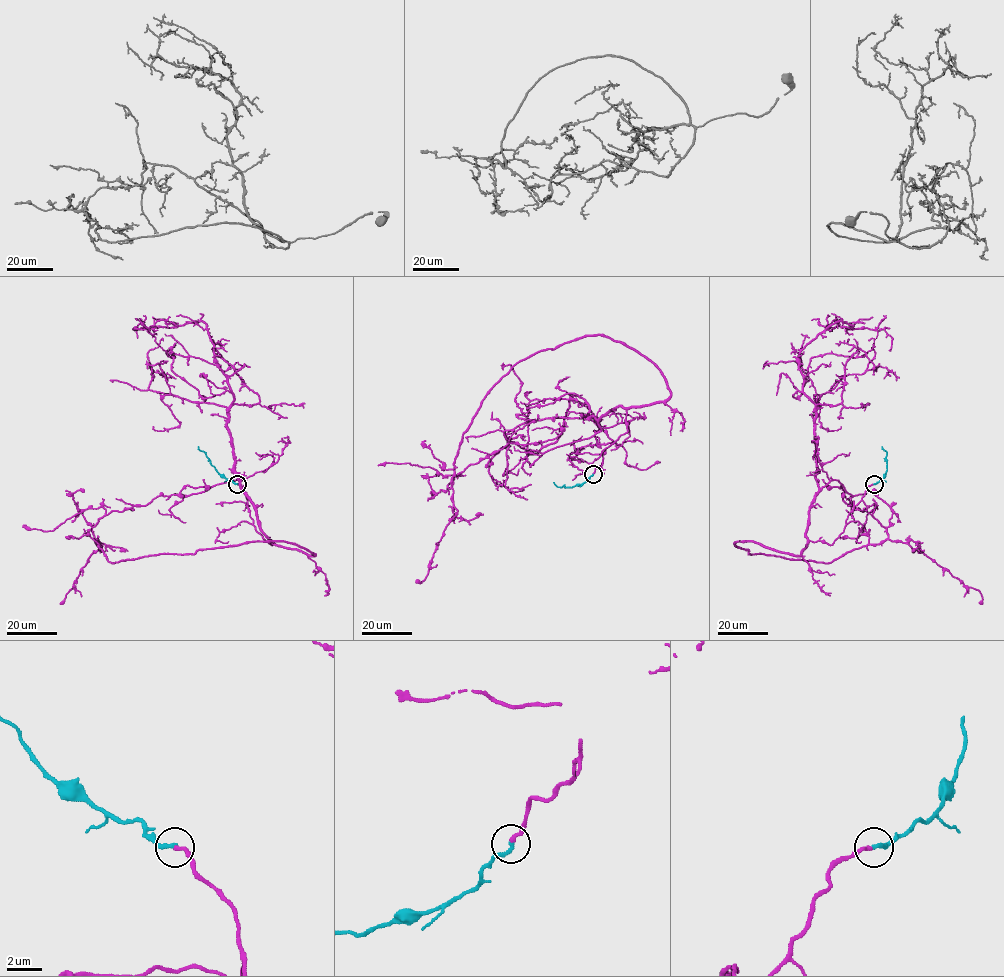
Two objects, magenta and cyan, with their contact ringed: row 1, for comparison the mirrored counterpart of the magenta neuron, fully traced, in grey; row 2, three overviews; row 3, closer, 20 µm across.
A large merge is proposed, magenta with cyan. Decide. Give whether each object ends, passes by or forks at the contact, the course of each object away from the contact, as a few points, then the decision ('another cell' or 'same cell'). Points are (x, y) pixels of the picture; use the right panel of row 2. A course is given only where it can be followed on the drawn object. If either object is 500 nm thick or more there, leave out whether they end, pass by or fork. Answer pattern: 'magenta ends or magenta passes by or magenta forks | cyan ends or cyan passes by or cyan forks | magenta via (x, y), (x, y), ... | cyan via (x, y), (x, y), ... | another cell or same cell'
magenta ends | cyan ends | magenta via (873, 484), (831, 545), (809, 541), (795, 555), (734, 544), (831, 562), (888, 537), (822, 479) | cyan via (873, 484), (884, 478), (887, 470), (887, 452), (882, 446) | same cell

